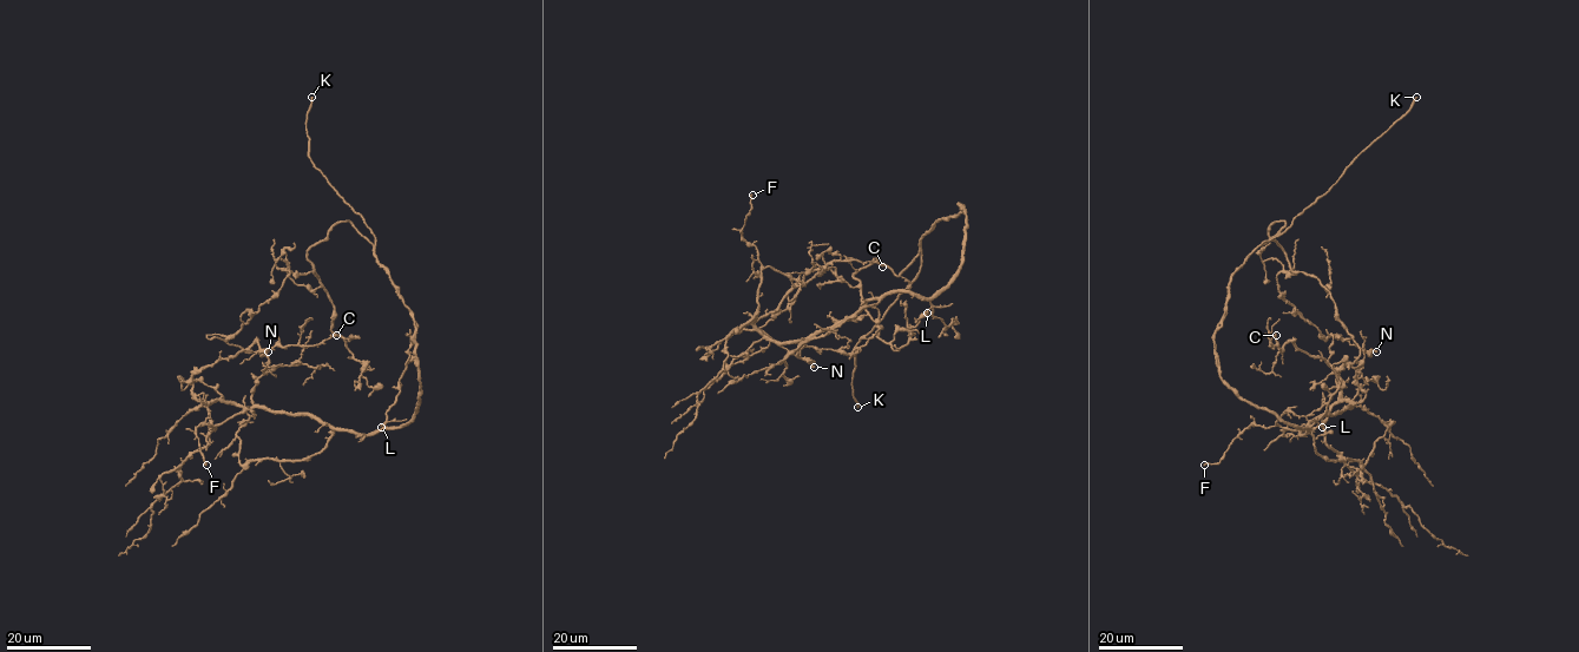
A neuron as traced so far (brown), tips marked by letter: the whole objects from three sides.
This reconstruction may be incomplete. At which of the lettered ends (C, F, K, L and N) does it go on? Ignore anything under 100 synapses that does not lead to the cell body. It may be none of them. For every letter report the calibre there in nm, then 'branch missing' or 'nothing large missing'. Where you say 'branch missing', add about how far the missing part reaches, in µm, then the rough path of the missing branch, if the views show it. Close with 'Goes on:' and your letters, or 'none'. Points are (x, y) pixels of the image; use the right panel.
C: 130 nm thick; nothing large missing
F: 140 nm thick; nothing large missing
K: 240 nm thick; branch missing; about 10 µm are missing; missing branch runs (1416, 97), (1442, 70), (1445, 72)
L: 120 nm thick; nothing large missing
N: 200 nm thick; nothing large missing
Goes on: K

